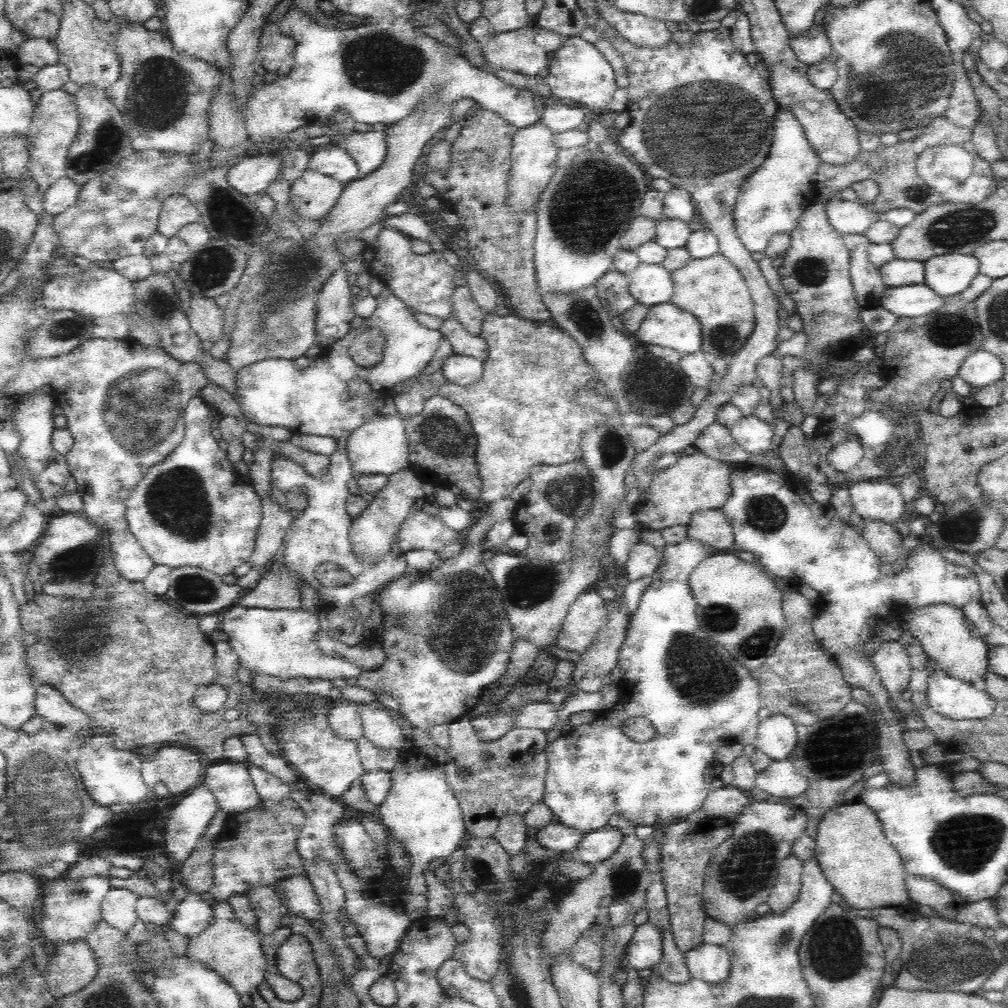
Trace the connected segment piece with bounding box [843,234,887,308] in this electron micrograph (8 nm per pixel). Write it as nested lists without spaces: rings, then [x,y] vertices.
[[[845,234],[843,242],[851,255],[849,269],[856,302],[861,307],[877,307],[887,286],[880,276],[879,268],[868,259],[867,246],[871,242],[863,234]]]

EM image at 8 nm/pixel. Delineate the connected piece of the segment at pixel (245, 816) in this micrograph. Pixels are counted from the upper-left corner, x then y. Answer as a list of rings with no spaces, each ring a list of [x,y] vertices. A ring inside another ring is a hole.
[[[284,798],[274,802],[261,801],[254,810],[227,815],[221,832],[215,837],[214,878],[209,892],[216,901],[228,900],[233,894],[242,894],[256,885],[274,885],[282,878],[288,878],[295,874],[304,873],[303,862],[305,861],[298,853],[296,846],[298,835],[303,827],[305,818],[304,811],[290,798]]]

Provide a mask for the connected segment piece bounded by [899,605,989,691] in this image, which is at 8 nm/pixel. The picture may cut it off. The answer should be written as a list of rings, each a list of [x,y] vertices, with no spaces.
[[[928,605],[900,614],[899,621],[903,629],[908,630],[920,641],[920,646],[929,658],[936,660],[937,669],[984,691],[986,676],[989,672],[987,667],[989,645],[979,638],[962,609],[950,605]]]

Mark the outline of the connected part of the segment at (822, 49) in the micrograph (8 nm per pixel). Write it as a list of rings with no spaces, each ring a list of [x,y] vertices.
[[[823,25],[810,26],[806,33],[790,40],[788,45],[792,48],[800,62],[812,66],[831,55],[831,45]]]

